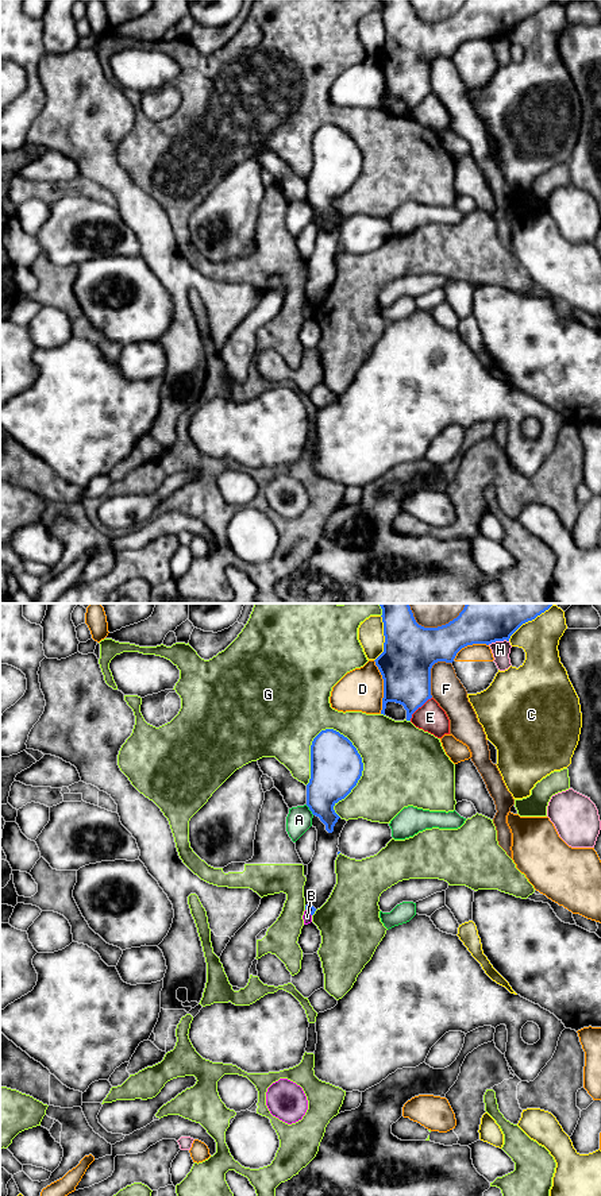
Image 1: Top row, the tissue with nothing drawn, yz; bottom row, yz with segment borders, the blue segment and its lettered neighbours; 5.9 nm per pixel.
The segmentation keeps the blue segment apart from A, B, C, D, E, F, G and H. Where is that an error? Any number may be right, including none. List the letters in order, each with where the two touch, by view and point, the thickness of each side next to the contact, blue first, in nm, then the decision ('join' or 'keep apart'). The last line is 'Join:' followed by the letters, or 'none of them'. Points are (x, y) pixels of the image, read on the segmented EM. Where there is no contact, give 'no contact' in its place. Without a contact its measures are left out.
A: yz (309, 809) | 280/150 nm | keep apart
B: yz (308, 911) | 50/60 nm | keep apart
C: yz (385, 639) | 320/160 nm | keep apart
D: yz (384, 687) | 300/260 nm | keep apart
E: yz (419, 706) | 300/170 nm | keep apart
F: yz (430, 672) | 320/190 nm | keep apart
G: yz (362, 768) | 300/480 nm | keep apart
H: yz (497, 640) | 380/110 nm | keep apart
Join: none of them

